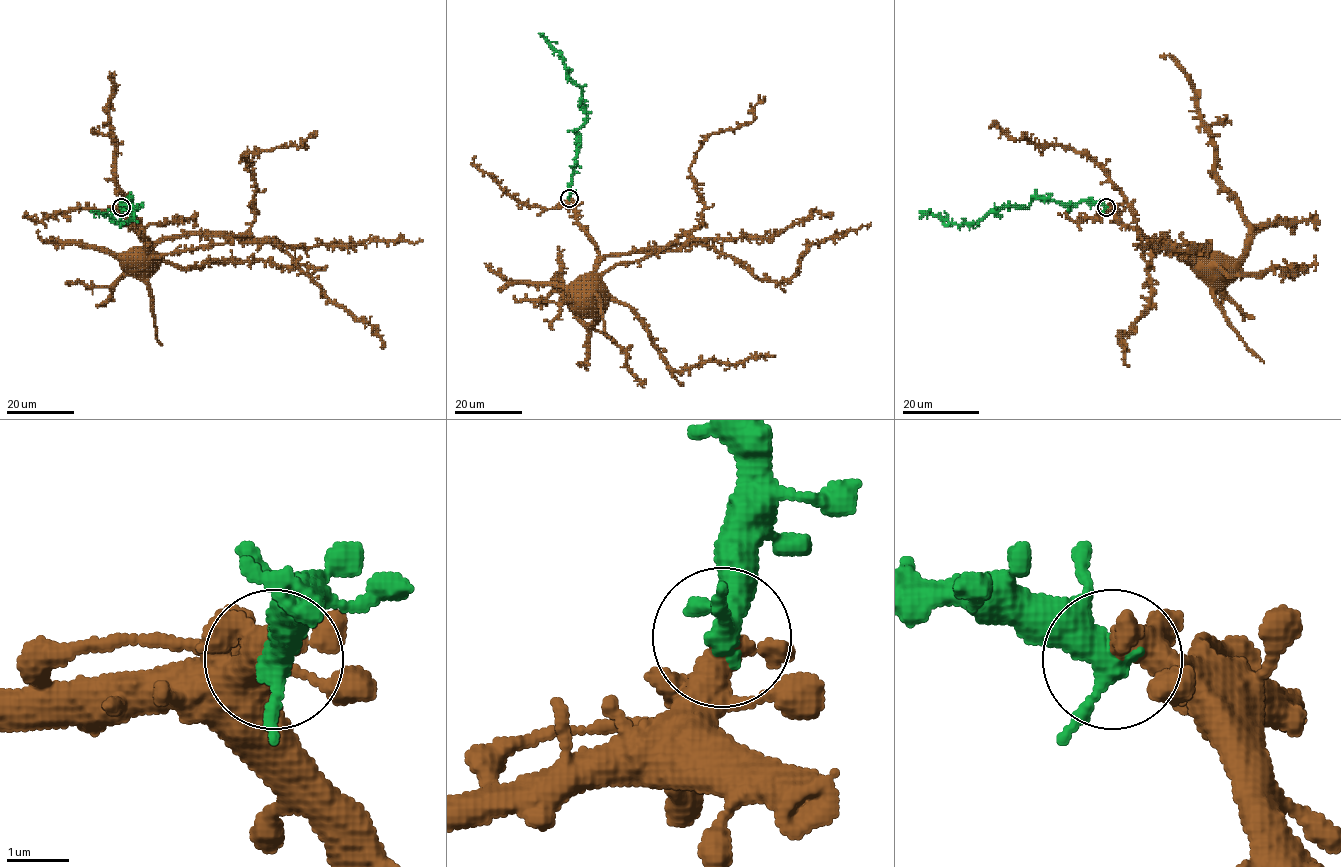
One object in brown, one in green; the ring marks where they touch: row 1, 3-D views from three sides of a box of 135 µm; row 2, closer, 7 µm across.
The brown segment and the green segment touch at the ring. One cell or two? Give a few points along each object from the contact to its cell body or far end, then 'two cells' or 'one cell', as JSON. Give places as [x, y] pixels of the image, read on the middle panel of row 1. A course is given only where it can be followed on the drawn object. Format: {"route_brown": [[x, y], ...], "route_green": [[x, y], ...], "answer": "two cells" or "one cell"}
{"route_brown": [[569, 199], [601, 256], [670, 247], [702, 223], [695, 153], [711, 134], [750, 123], [764, 96]], "route_green": [[569, 199], [579, 148], [575, 132], [585, 120], [586, 105], [582, 90], [567, 74], [562, 56], [541, 33]], "answer": "one cell"}

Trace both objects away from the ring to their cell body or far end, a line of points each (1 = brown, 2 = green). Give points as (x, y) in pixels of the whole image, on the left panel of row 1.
1: (121, 207), (153, 242), (241, 236), (254, 219), (256, 180), (242, 157), (305, 147), (316, 135)
2: (121, 207), (131, 200), (128, 207), (138, 207), (134, 217), (117, 222), (96, 213), (93, 218)

